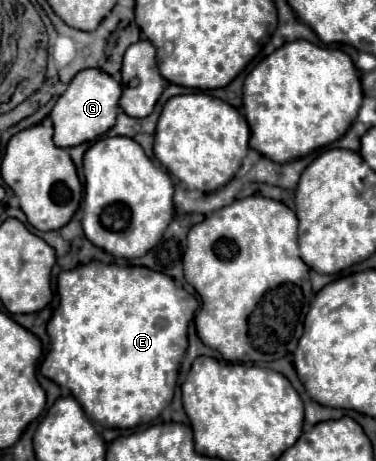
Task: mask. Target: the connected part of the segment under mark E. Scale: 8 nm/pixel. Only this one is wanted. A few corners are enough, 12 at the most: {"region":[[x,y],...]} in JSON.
{"region":[[169,275],[58,277],[39,371],[89,419],[171,403],[199,303]]}

